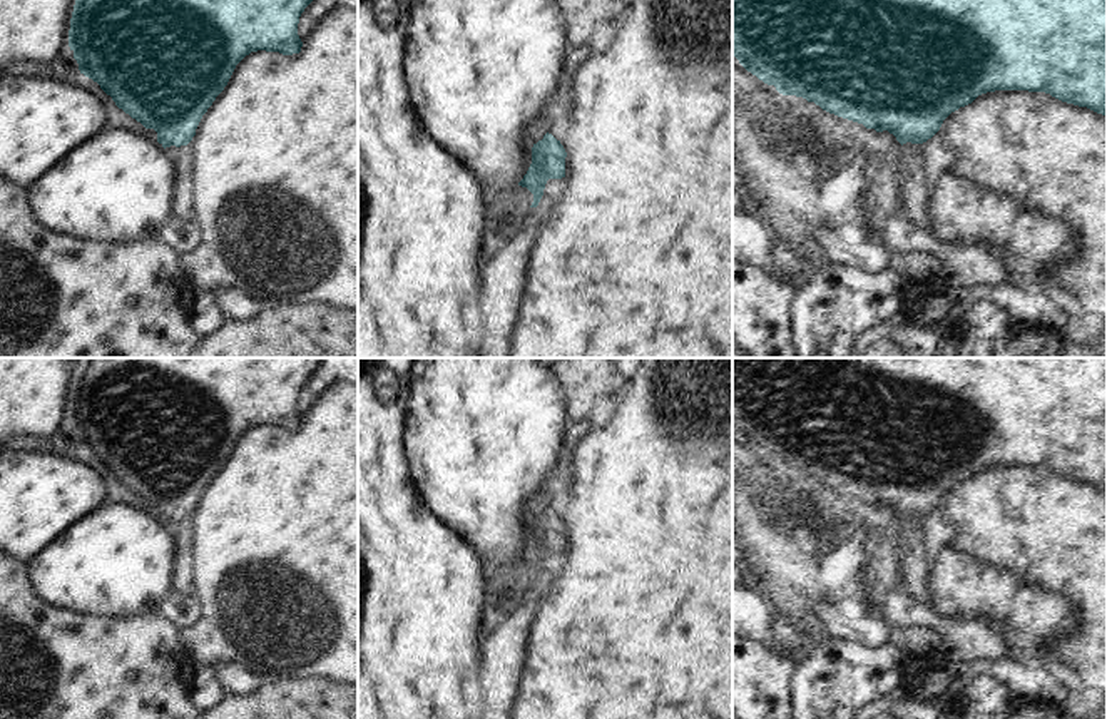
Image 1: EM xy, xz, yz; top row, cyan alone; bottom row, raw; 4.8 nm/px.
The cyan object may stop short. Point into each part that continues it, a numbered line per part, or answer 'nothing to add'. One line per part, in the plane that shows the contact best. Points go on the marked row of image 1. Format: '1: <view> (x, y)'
1: xy (181, 203)

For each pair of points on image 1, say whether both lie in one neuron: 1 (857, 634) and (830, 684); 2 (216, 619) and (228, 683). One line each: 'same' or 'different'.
1: different
2: different

